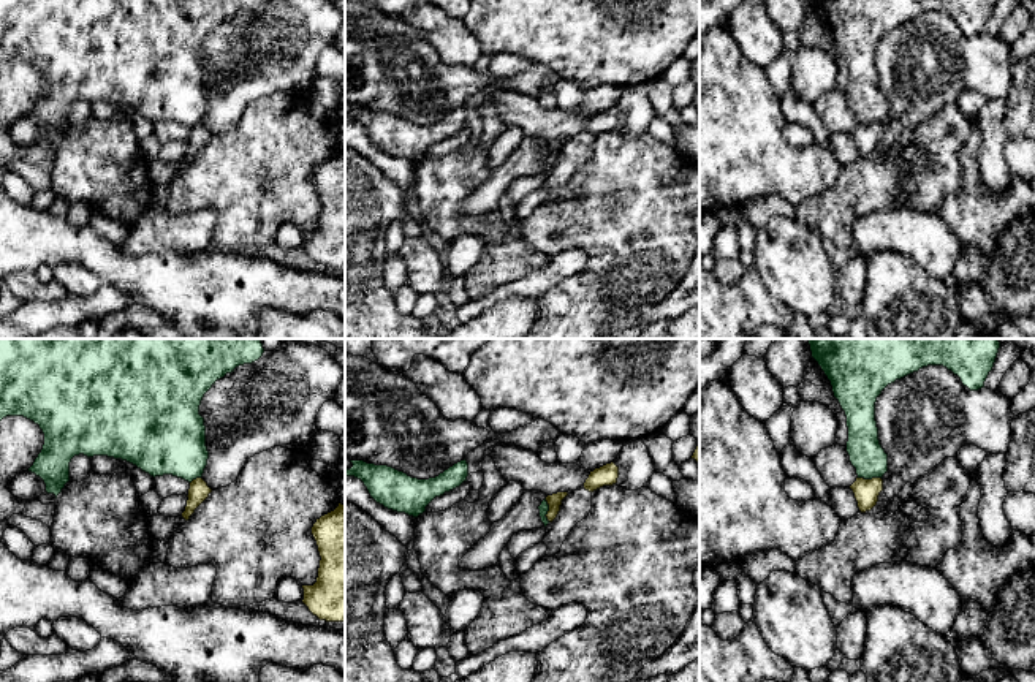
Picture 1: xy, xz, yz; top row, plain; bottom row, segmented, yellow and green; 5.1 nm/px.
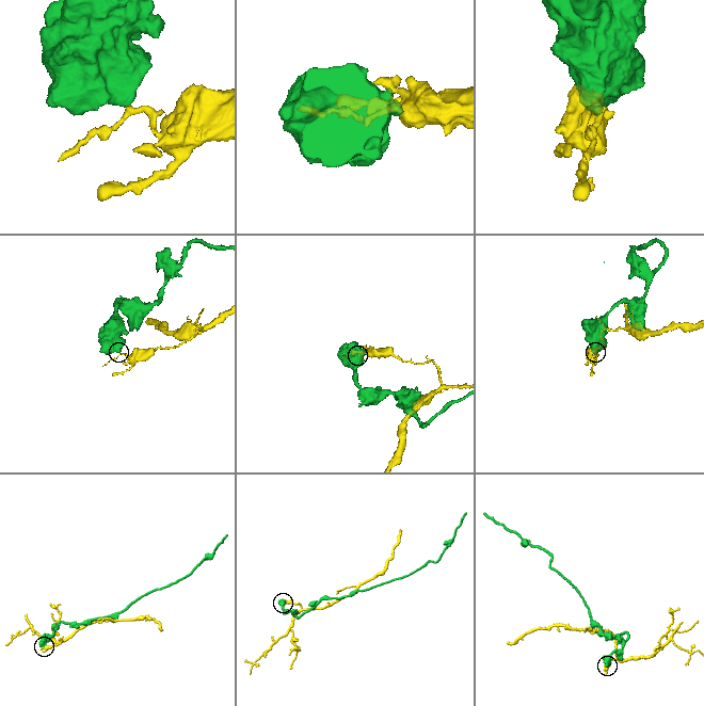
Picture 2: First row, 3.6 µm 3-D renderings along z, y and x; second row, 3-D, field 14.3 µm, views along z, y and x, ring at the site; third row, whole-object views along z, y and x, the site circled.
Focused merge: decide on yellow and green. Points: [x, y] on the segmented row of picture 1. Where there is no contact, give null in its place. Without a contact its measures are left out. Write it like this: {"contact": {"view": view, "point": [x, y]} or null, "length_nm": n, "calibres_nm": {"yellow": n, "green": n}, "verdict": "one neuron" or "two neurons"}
{"contact": {"view": "xz", "point": [549, 510]}, "length_nm": 120, "calibres_nm": {"yellow": 70, "green": 50}, "verdict": "two neurons"}

